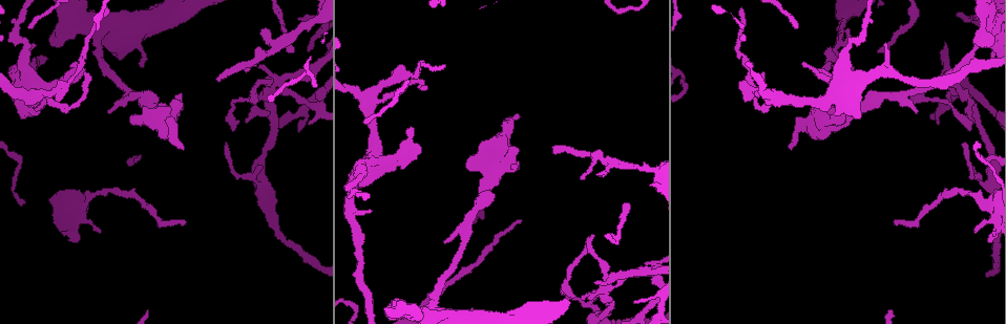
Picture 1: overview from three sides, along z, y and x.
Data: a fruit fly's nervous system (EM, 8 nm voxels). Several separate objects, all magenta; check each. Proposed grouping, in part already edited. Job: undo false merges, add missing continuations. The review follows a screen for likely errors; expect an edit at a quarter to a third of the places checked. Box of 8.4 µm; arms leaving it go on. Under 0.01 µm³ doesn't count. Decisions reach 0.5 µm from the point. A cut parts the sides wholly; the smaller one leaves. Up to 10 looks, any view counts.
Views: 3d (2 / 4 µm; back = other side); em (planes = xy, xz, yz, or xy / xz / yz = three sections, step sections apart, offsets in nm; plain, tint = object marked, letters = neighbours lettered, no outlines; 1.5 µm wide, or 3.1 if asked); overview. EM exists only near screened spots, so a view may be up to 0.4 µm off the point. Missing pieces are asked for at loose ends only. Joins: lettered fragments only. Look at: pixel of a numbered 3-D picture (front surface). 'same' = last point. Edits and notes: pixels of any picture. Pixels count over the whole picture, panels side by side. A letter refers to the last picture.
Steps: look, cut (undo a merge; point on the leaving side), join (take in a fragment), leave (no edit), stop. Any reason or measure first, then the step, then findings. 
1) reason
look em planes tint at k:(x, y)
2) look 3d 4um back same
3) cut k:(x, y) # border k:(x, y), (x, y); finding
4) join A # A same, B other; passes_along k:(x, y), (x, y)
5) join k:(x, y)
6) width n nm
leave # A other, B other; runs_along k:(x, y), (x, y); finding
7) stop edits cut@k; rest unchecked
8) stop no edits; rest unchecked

looks like a crossing
look em xz step 8 tint at 1:(960, 90)

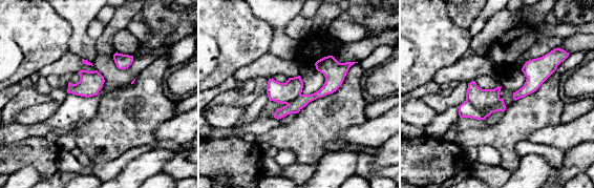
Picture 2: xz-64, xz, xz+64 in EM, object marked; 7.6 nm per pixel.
look em planes letters same

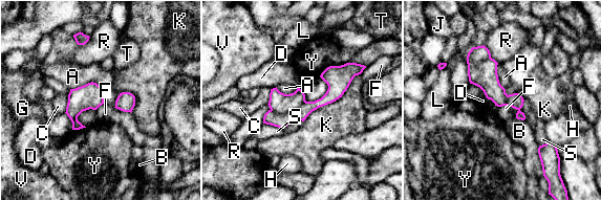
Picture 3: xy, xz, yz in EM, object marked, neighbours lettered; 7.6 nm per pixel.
cut 3:(281, 120) # A other, B other, C other, D other, F other, G other, H other, J other, K other, L other, R other, S other, T other, V other, Y other; part_leaving 3:(353, 65), (324, 101), (265, 120); two neurons meet here

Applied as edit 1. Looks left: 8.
redraw
look overview

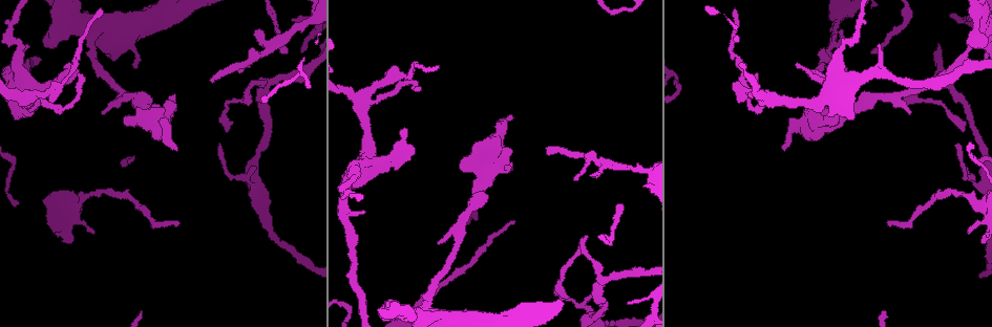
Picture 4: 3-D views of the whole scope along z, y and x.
thin end
look em xy step 8 letters at 4:(177, 221)

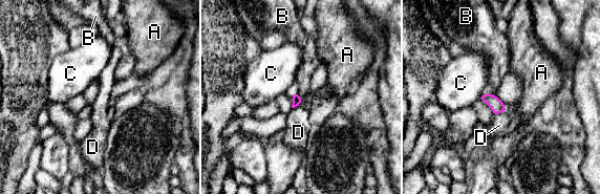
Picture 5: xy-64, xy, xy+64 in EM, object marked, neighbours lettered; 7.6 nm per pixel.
look em planes letters same

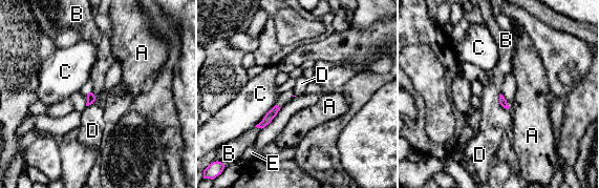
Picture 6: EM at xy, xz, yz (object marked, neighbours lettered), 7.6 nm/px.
leave # A other, B other, C other, D other, E other; none of them fits

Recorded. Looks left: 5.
look em planes letters at 4:(740, 76)

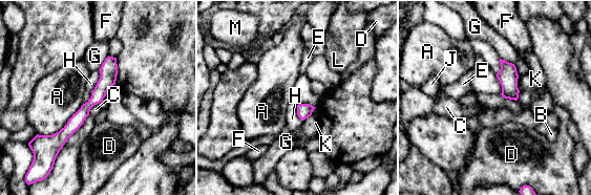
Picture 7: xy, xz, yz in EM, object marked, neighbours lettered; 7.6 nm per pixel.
leave # A other, B other, C other, D other, E other, F other, G other, H other, J other, K other, L other, M other; border 7:(99, 103), (88, 113); continuous, no second neuron

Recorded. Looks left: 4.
stop edits cut@3; rest unchecked

